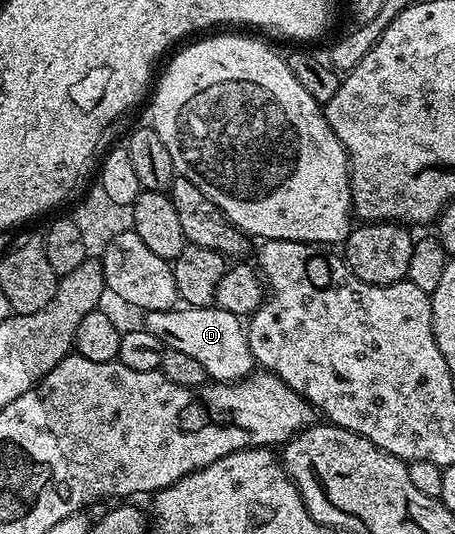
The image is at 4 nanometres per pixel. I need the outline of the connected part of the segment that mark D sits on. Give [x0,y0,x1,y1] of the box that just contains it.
[144,305,255,383]

